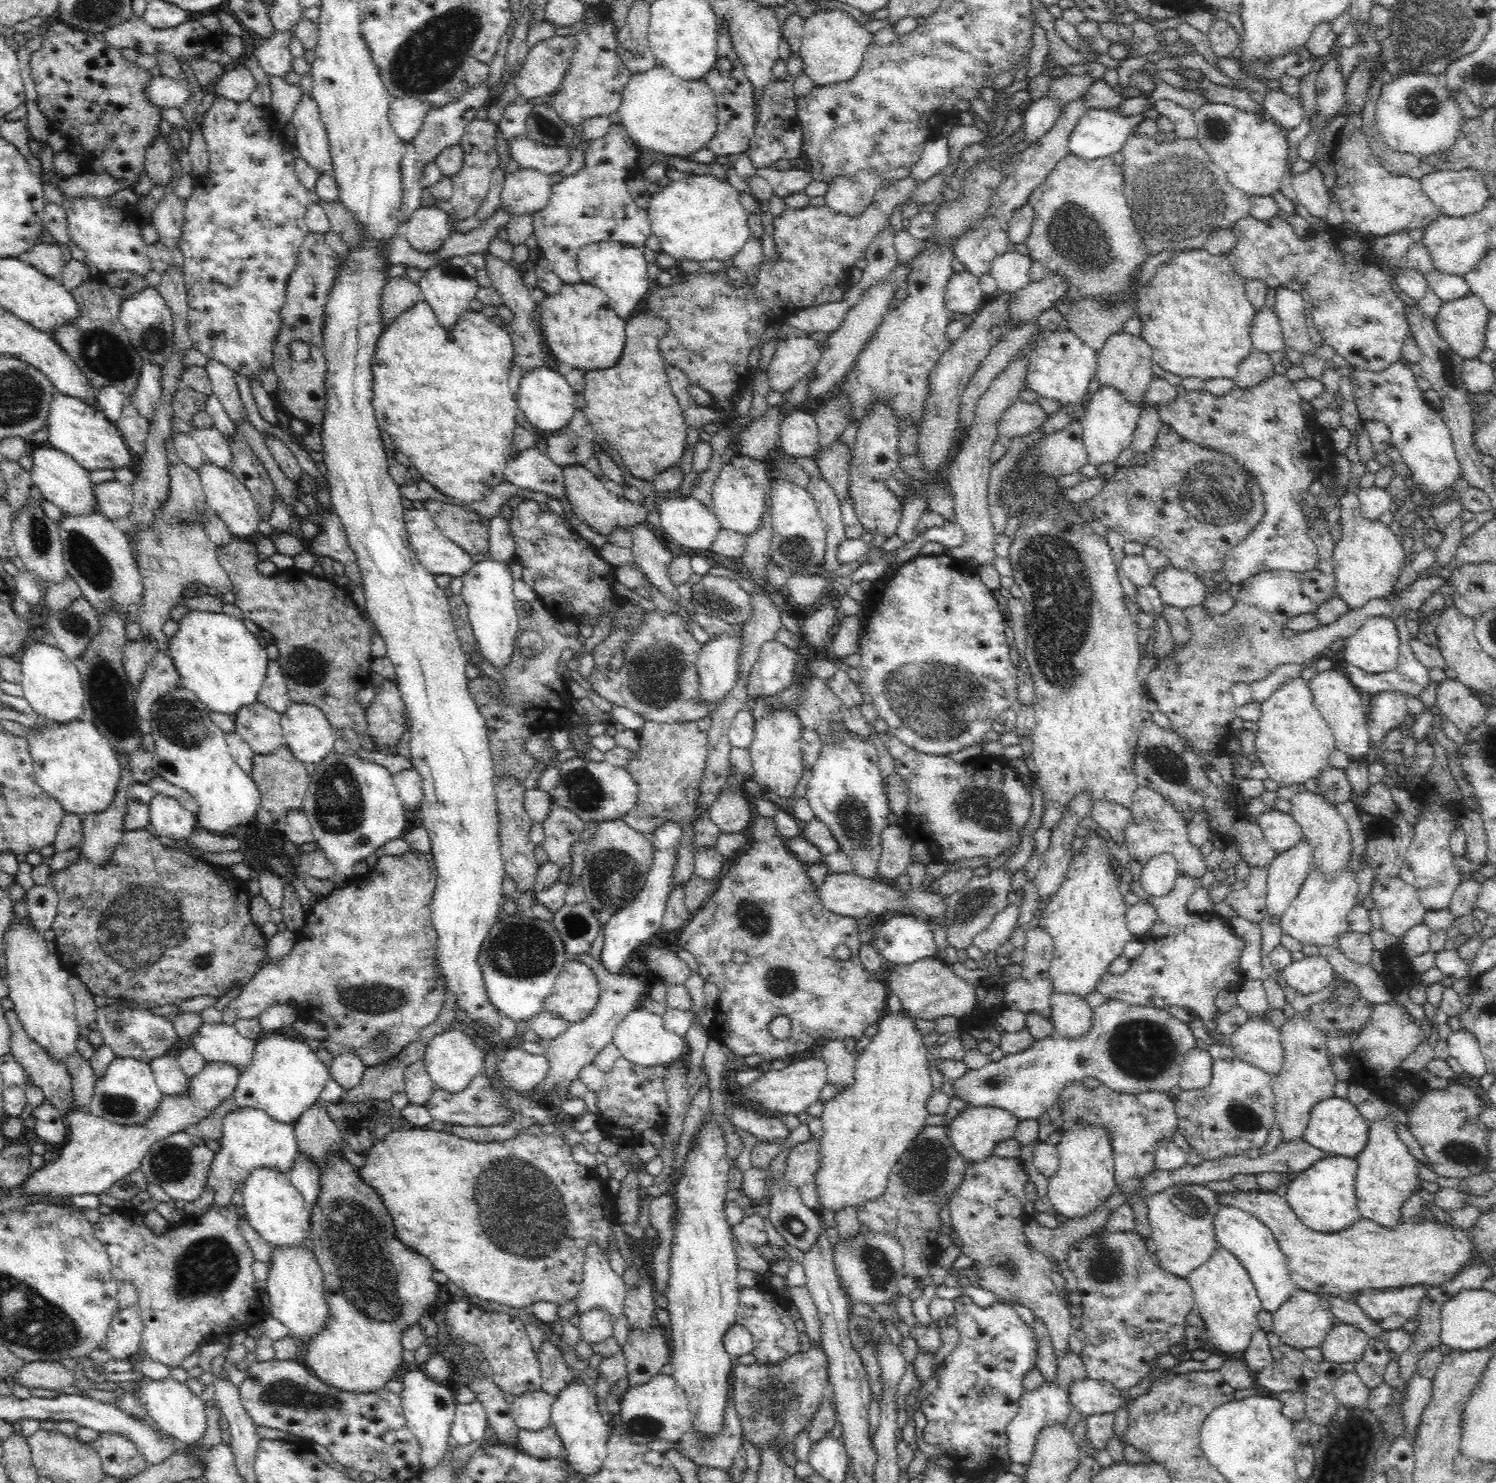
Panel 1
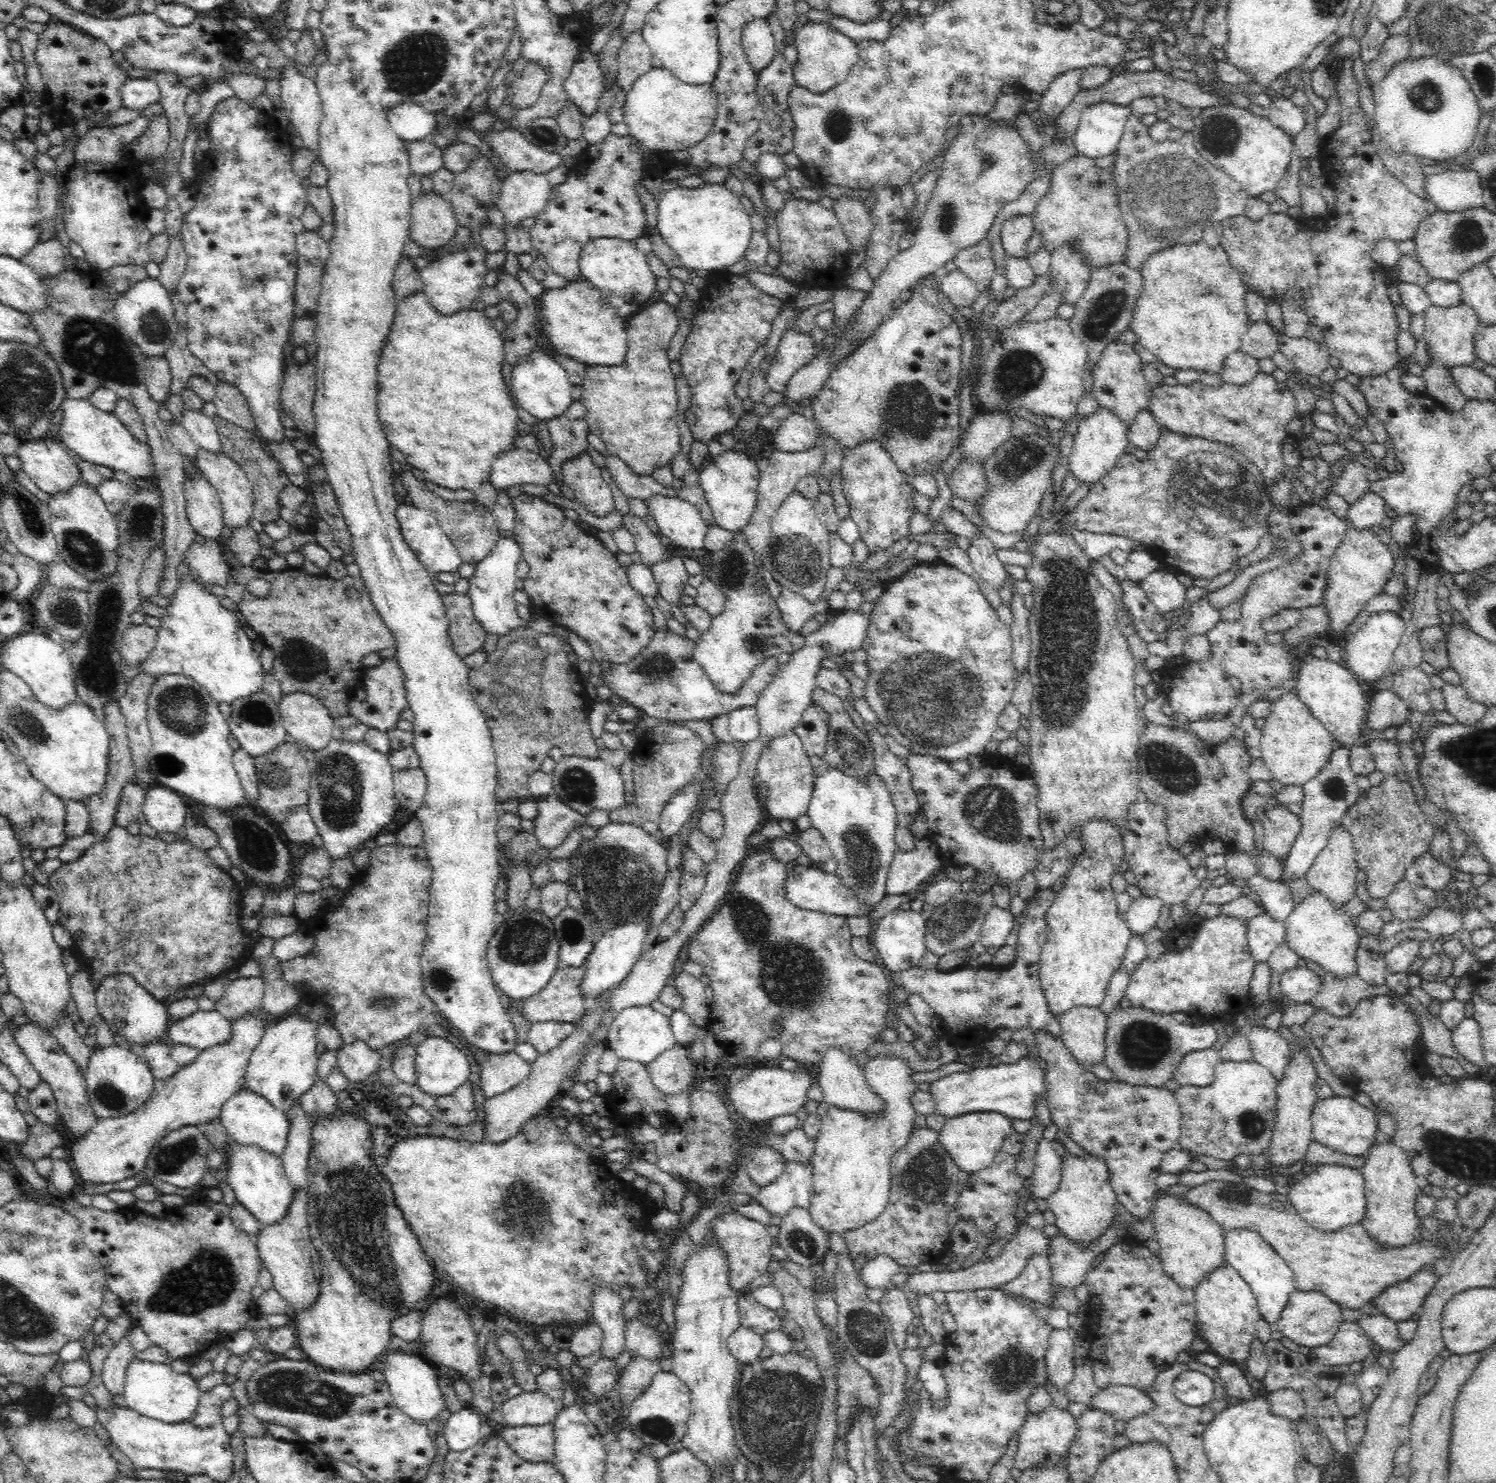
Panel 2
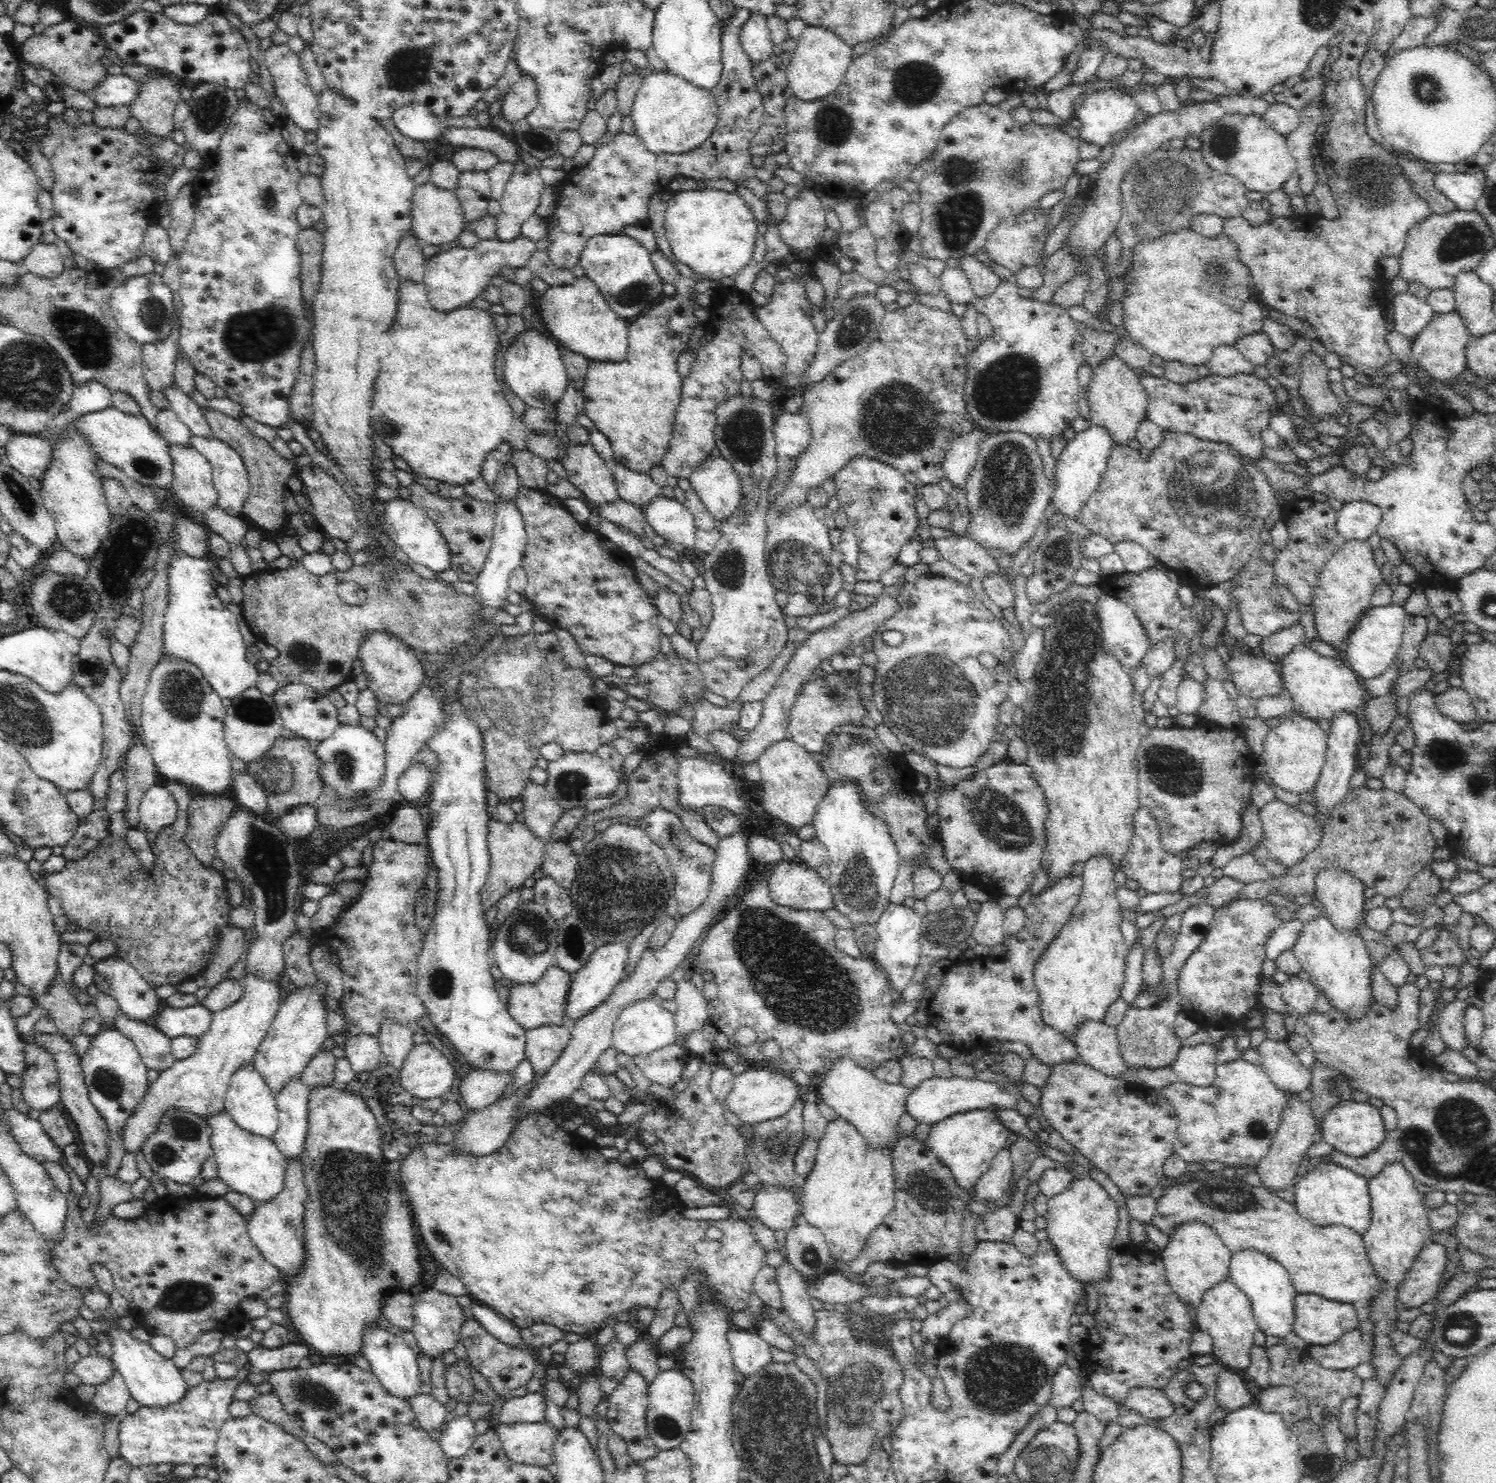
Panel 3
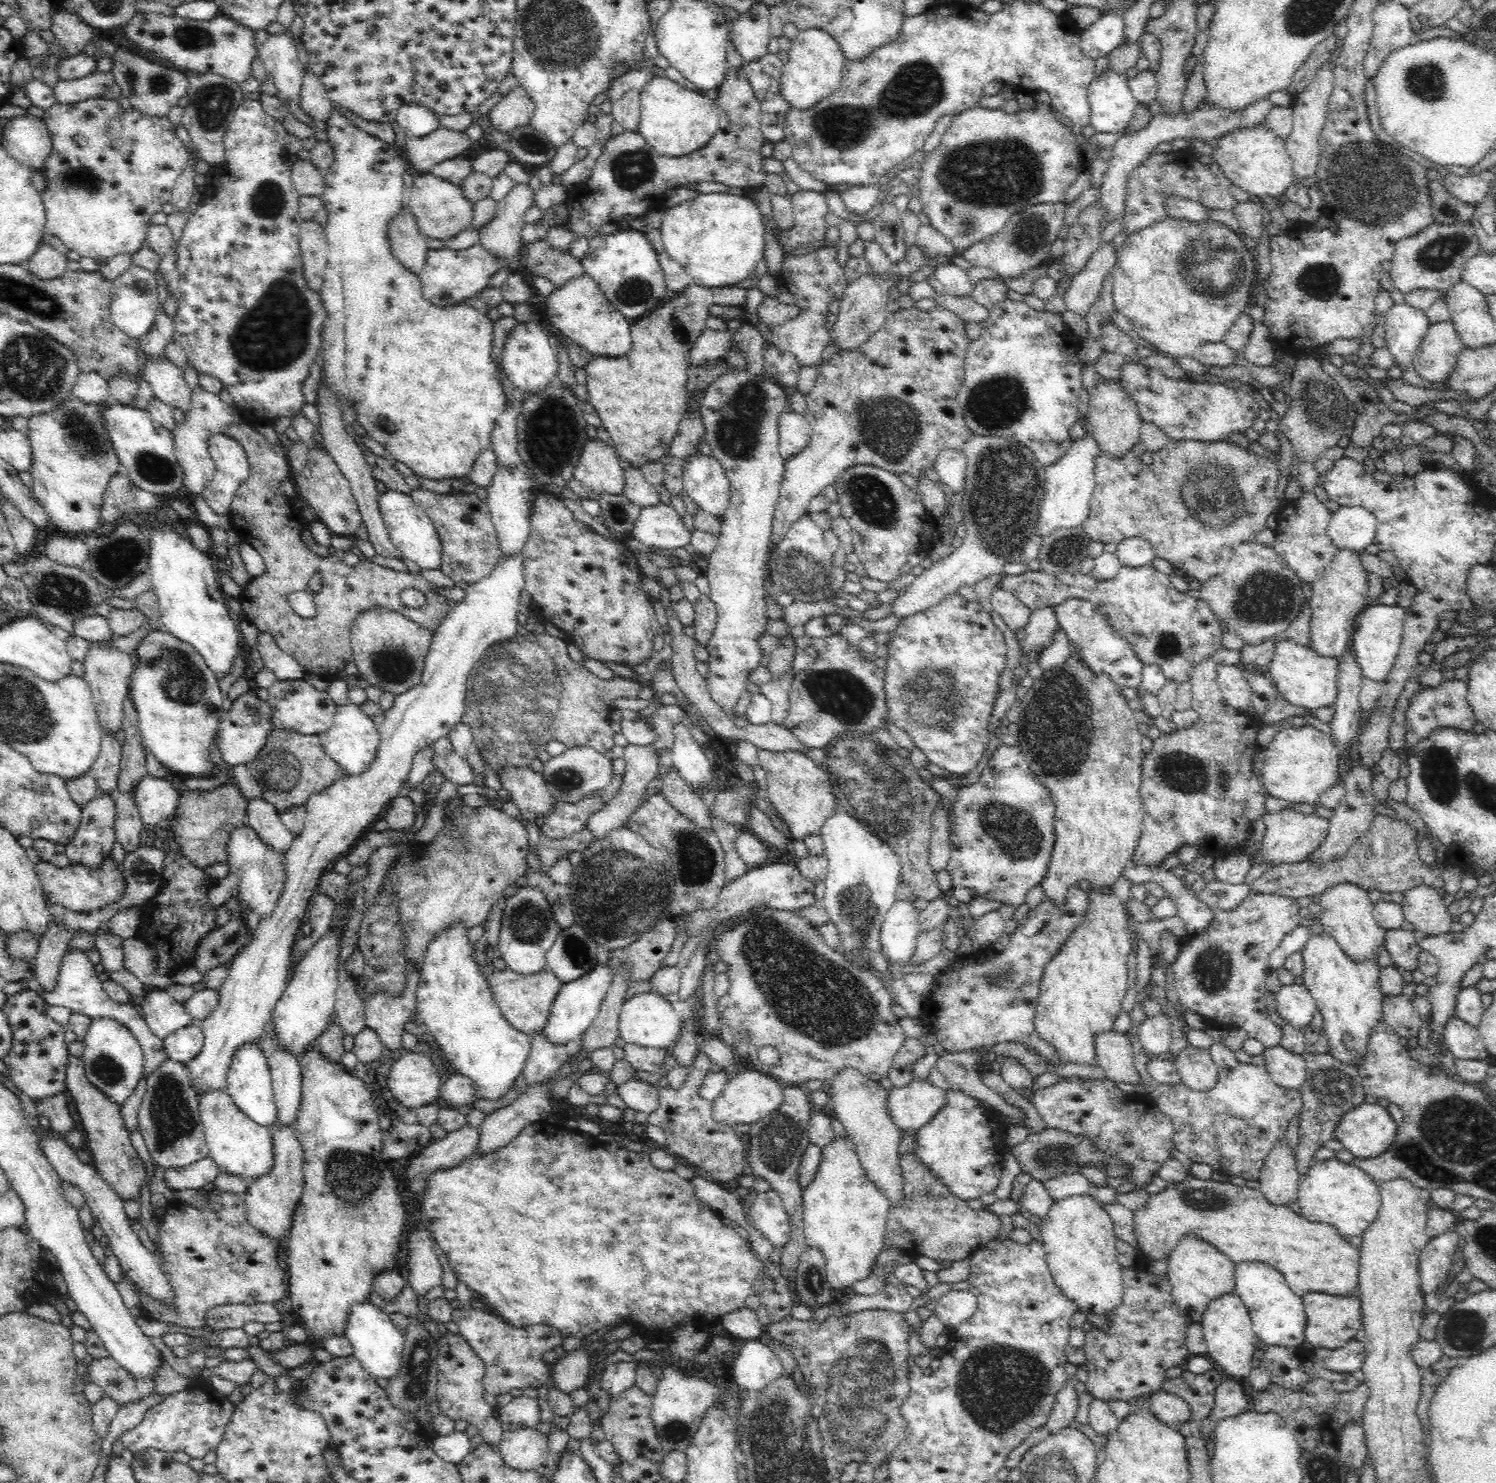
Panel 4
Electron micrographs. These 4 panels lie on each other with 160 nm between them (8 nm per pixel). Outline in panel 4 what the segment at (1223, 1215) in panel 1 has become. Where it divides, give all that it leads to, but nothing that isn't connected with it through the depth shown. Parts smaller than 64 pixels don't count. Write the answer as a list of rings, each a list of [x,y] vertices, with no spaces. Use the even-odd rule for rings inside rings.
[[[1238,1261],[1234,1268],[1234,1292],[1249,1308],[1256,1336],[1265,1346],[1301,1346],[1305,1340],[1305,1312],[1302,1299],[1288,1286],[1284,1275],[1264,1261]]]

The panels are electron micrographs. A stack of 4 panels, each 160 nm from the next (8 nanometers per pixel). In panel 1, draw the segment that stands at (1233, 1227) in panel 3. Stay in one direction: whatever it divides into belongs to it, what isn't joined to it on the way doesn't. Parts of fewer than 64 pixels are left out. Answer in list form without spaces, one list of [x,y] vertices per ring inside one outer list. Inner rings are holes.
[[[1257,1189],[1224,1192],[1218,1196],[1218,1204],[1222,1203],[1244,1209],[1268,1225],[1286,1255],[1292,1282],[1299,1289],[1317,1295],[1326,1293],[1348,1301],[1365,1288],[1442,1286],[1456,1278],[1468,1264],[1480,1262],[1472,1228],[1463,1230],[1454,1223],[1419,1220],[1412,1224],[1402,1220],[1402,1224],[1386,1228],[1361,1216],[1343,1231],[1326,1234],[1302,1224],[1285,1197],[1273,1192]]]

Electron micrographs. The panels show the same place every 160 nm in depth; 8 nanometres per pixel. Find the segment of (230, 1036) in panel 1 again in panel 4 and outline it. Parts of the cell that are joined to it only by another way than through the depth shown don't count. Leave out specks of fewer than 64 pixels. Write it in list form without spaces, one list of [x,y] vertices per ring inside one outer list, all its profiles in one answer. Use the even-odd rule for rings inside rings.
[[[150,989],[146,992],[139,1009],[147,1026],[162,1040],[172,1032],[196,1023],[189,1010],[164,990]]]

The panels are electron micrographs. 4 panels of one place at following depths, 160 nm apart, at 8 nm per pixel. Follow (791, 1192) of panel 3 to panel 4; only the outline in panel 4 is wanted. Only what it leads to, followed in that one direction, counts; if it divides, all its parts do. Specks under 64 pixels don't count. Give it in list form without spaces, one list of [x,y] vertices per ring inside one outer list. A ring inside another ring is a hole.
[[[772,1189],[759,1193],[745,1216],[772,1244],[781,1247],[791,1235],[789,1216],[783,1200]]]

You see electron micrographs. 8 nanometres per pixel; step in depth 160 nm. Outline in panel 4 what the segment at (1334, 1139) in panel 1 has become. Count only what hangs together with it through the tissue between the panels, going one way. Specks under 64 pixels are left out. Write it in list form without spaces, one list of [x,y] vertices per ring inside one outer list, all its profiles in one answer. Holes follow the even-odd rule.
[[[1363,1103],[1350,1107],[1338,1120],[1333,1132],[1345,1150],[1358,1159],[1383,1153],[1395,1140],[1397,1124],[1380,1104]]]

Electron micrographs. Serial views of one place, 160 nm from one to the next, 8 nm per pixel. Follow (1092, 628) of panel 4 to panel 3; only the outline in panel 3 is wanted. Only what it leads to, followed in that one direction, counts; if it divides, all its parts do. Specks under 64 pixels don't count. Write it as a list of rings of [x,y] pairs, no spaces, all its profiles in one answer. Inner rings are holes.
[[[1103,594],[1096,602],[1096,612],[1102,627],[1104,649],[1116,656],[1122,666],[1132,671],[1150,646],[1150,635],[1140,623],[1136,611],[1126,602]]]

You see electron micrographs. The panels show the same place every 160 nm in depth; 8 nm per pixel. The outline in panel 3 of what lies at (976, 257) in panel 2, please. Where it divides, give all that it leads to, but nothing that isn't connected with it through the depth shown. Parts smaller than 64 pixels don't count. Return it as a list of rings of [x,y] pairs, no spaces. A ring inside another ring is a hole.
[[[971,255],[961,256],[958,260],[958,268],[968,277],[971,282],[975,297],[988,296],[999,283],[1000,277],[988,266],[974,256]]]

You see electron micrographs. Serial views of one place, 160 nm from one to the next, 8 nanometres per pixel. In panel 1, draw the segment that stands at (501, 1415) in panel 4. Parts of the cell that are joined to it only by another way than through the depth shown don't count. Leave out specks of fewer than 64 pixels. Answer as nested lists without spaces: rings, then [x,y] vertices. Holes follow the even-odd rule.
[[[531,1391],[516,1397],[510,1414],[522,1431],[540,1431],[551,1425],[555,1398],[544,1391]]]

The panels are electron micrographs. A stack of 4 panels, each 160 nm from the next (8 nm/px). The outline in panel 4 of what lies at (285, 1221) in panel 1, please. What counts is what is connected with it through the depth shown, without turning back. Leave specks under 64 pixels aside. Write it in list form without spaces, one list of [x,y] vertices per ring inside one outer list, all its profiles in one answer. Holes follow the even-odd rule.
[[[208,1092],[199,1098],[200,1116],[209,1156],[228,1176],[256,1182],[272,1174],[275,1168],[274,1139],[270,1128],[257,1126],[241,1114],[240,1109],[225,1092]]]

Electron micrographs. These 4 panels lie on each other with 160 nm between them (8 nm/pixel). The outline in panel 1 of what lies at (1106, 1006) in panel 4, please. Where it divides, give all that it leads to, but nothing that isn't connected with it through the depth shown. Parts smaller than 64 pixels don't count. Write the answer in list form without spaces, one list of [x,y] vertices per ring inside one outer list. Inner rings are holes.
[[[1094,799],[1090,817],[1118,846],[1124,846],[1126,826],[1132,820],[1131,809],[1108,799]],[[1089,830],[1084,836],[1082,850],[1072,855],[1066,878],[1060,889],[1051,897],[1050,903],[1040,910],[1035,926],[1049,934],[1054,946],[1054,955],[1050,964],[1050,979],[1053,988],[1060,993],[1076,993],[1088,996],[1094,992],[1095,982],[1100,975],[1108,970],[1110,964],[1123,955],[1126,944],[1135,940],[1127,930],[1126,916],[1128,905],[1125,904],[1122,894],[1118,892],[1120,878],[1114,873],[1112,865],[1113,855],[1106,846],[1106,840],[1100,832]]]

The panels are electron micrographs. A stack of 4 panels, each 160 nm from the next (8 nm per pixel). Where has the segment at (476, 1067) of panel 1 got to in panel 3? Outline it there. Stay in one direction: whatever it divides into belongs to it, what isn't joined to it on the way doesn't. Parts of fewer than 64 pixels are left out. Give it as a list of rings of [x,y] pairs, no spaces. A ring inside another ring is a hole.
[[[432,1044],[414,1045],[399,1071],[402,1086],[420,1099],[446,1096],[456,1080],[456,1068]]]

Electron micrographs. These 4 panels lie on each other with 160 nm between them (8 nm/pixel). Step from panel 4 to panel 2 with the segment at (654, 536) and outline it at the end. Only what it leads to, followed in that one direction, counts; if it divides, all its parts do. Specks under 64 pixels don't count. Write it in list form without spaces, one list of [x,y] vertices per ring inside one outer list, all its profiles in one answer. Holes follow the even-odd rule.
[[[653,494],[645,500],[661,533],[672,541],[673,547],[689,550],[705,549],[704,540],[709,524],[702,519],[698,507],[682,499]]]

